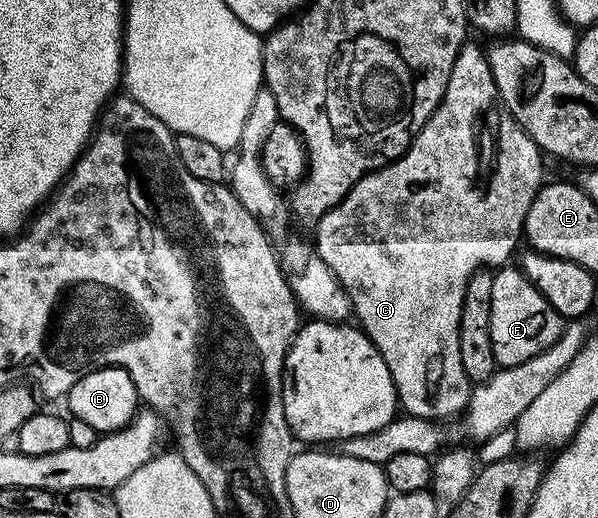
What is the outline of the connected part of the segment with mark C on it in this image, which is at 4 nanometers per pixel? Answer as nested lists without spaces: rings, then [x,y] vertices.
[[[473,42],[465,43],[459,50],[459,54],[455,58],[455,66],[451,66],[451,78],[447,82],[447,90],[443,94],[443,98],[439,102],[439,106],[433,112],[433,117],[429,119],[424,126],[419,130],[419,134],[410,144],[409,149],[403,153],[397,160],[392,160],[390,164],[385,165],[384,168],[379,168],[375,172],[369,172],[359,182],[355,182],[355,186],[350,190],[345,197],[343,197],[338,204],[331,210],[327,210],[327,214],[323,214],[323,218],[317,221],[315,225],[315,231],[317,231],[317,242],[315,241],[315,251],[319,258],[323,258],[323,262],[327,262],[327,266],[335,274],[335,278],[341,283],[341,288],[348,294],[349,300],[353,304],[352,315],[357,316],[356,323],[359,328],[375,347],[379,350],[379,354],[383,354],[383,362],[387,362],[387,370],[391,370],[391,378],[393,379],[393,385],[397,391],[397,398],[400,407],[404,409],[410,416],[418,416],[424,420],[431,420],[434,422],[445,422],[448,416],[454,416],[454,418],[460,417],[464,413],[465,407],[469,405],[469,393],[471,391],[471,381],[468,374],[463,370],[463,357],[459,355],[459,322],[461,321],[461,315],[463,314],[463,298],[467,294],[467,282],[477,272],[482,270],[496,270],[502,266],[508,265],[509,260],[513,256],[513,251],[517,248],[517,243],[522,243],[523,229],[525,227],[525,215],[527,210],[531,210],[531,202],[537,197],[537,191],[543,187],[543,179],[541,180],[541,159],[543,159],[543,153],[538,148],[535,141],[533,141],[524,129],[517,124],[515,118],[505,108],[504,102],[500,98],[499,88],[495,84],[495,78],[492,77],[491,66],[488,64],[488,58],[486,56],[486,49],[480,48],[479,45],[473,44]]]

